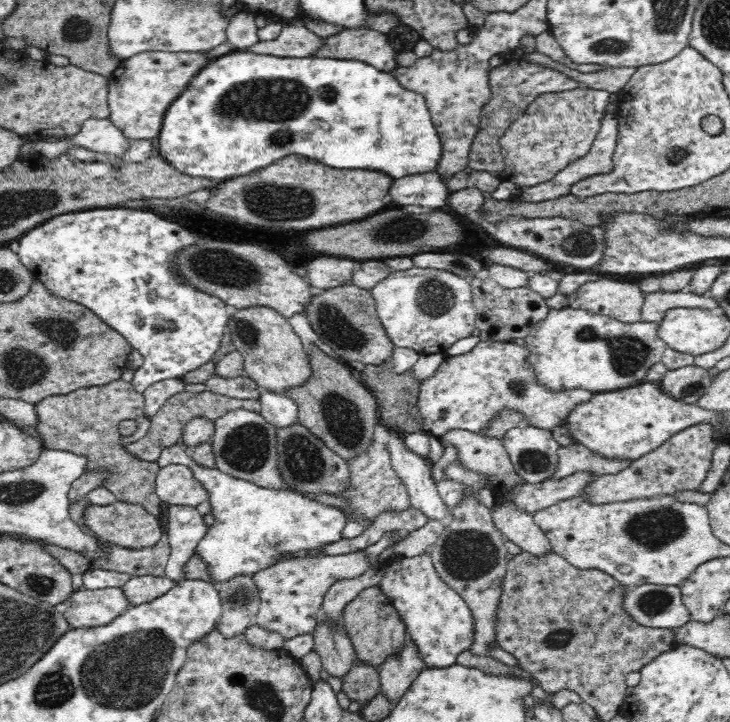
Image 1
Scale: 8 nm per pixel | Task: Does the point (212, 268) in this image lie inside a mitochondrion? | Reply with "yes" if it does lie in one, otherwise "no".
yes

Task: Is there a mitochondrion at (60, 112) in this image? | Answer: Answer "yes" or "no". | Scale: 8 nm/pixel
no

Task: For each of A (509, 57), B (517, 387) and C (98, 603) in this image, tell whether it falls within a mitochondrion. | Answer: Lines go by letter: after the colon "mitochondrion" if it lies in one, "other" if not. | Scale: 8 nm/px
A: other
B: mitochondrion
C: other

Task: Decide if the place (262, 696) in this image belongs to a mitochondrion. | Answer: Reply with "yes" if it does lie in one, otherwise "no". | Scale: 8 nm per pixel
yes

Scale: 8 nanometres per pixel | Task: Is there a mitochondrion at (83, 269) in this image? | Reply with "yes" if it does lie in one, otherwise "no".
no

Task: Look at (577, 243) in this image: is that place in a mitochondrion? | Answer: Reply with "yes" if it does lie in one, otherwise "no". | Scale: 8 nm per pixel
yes

